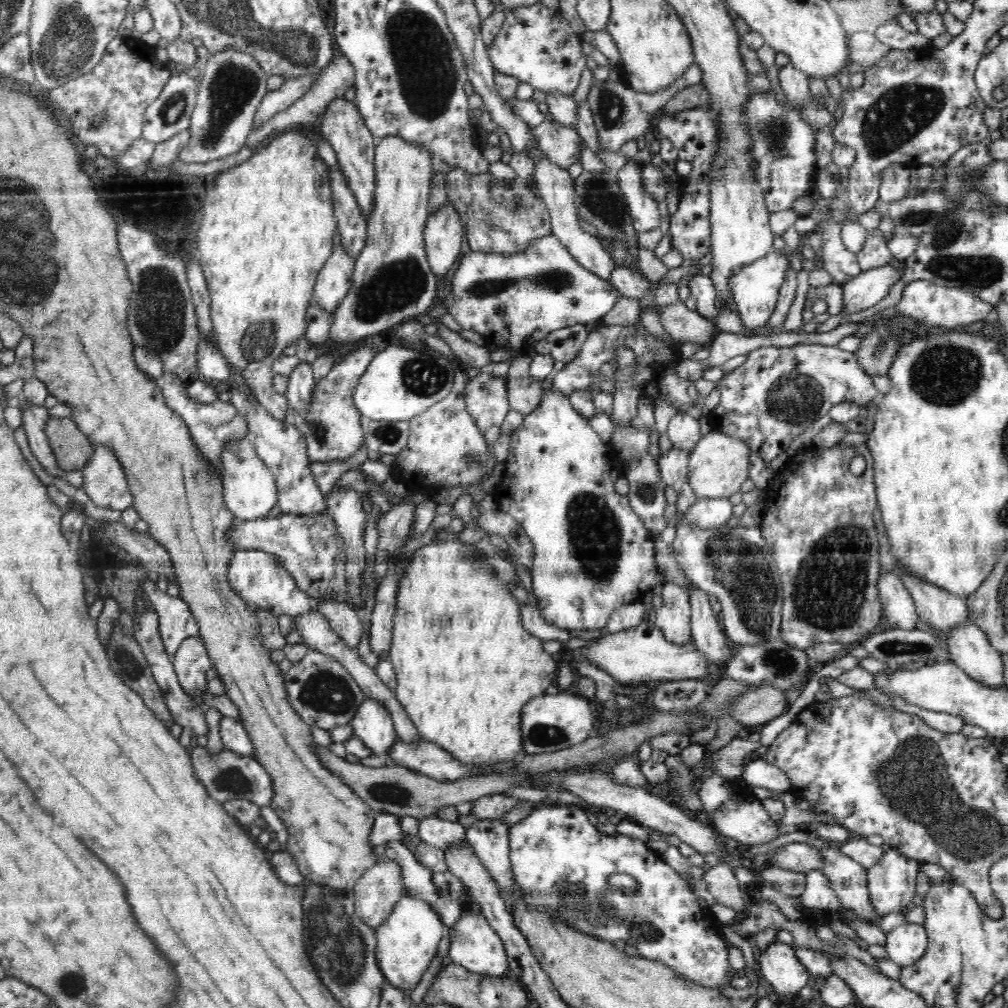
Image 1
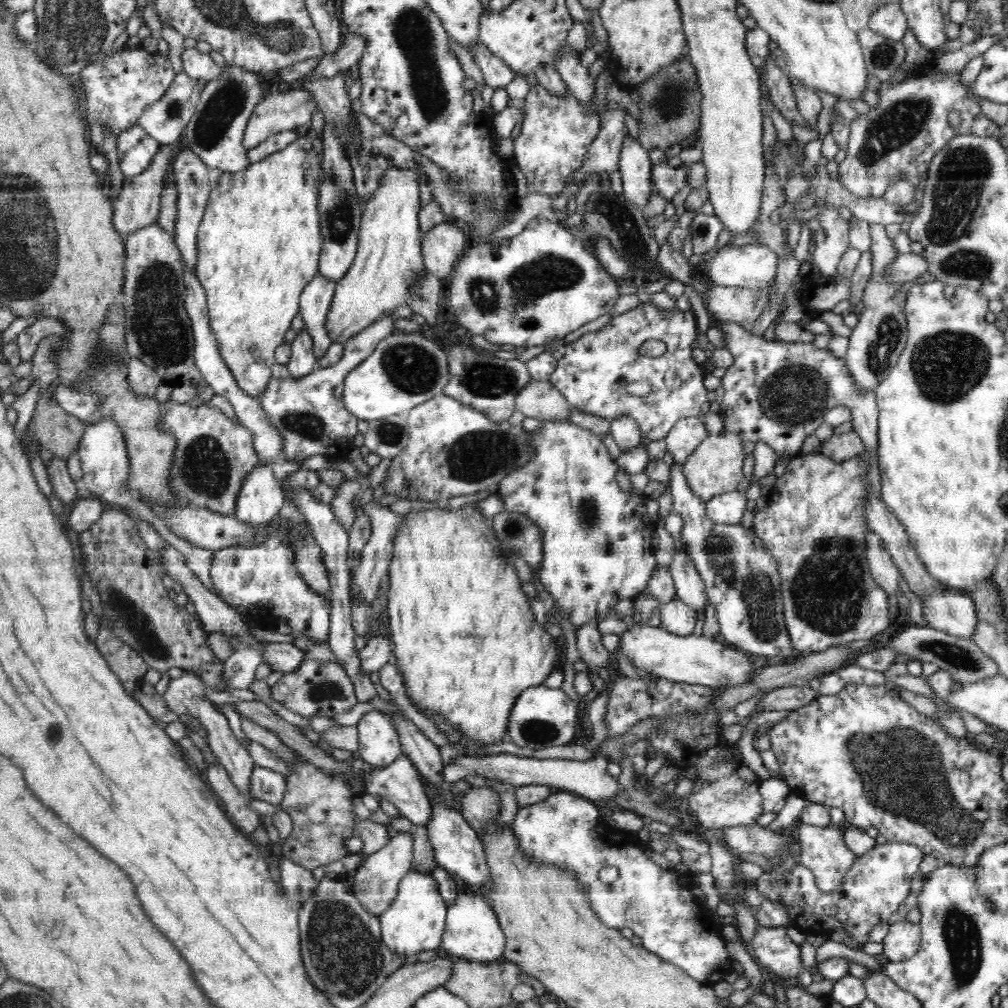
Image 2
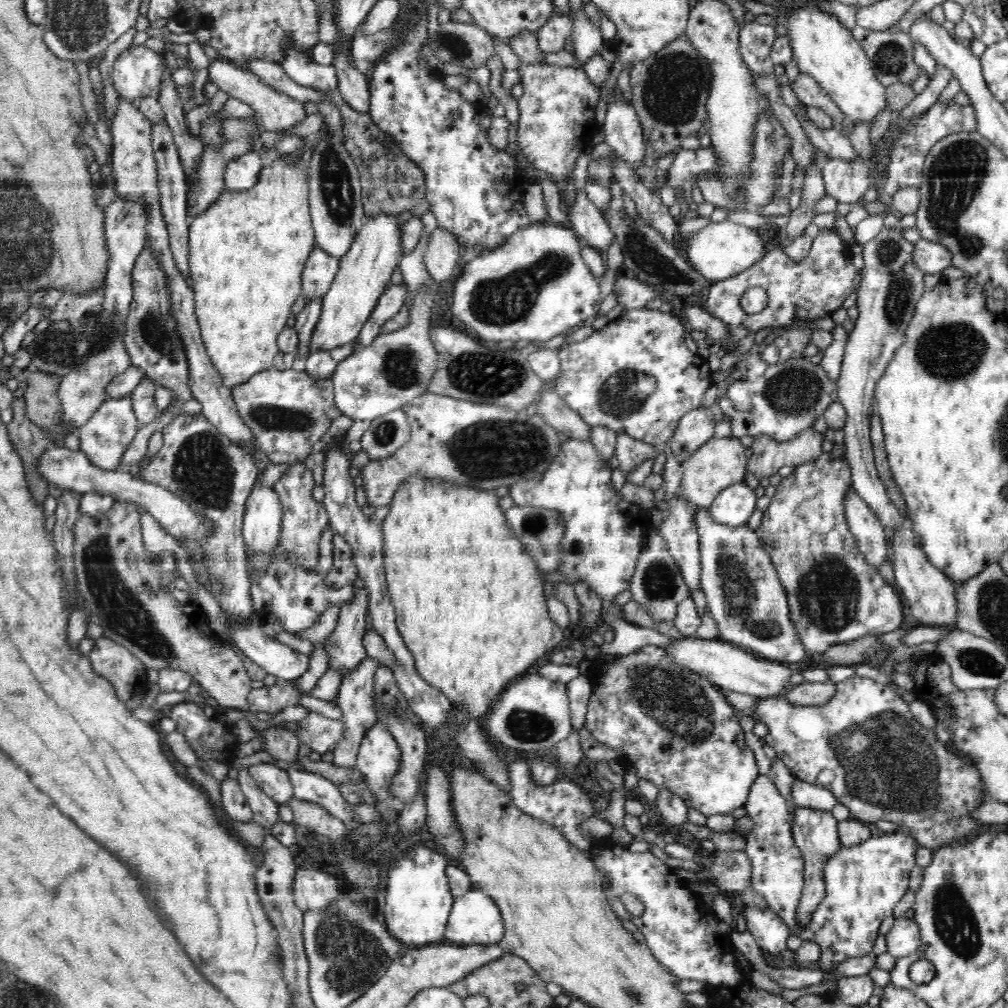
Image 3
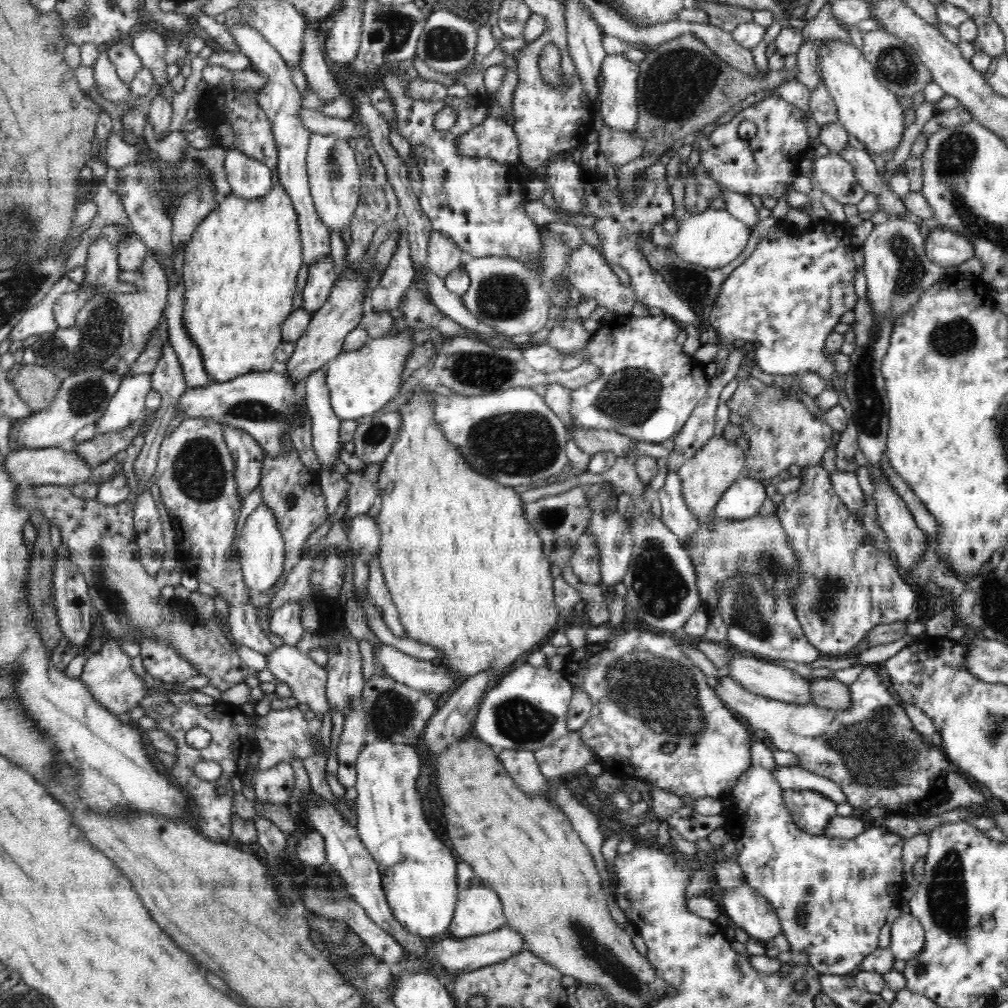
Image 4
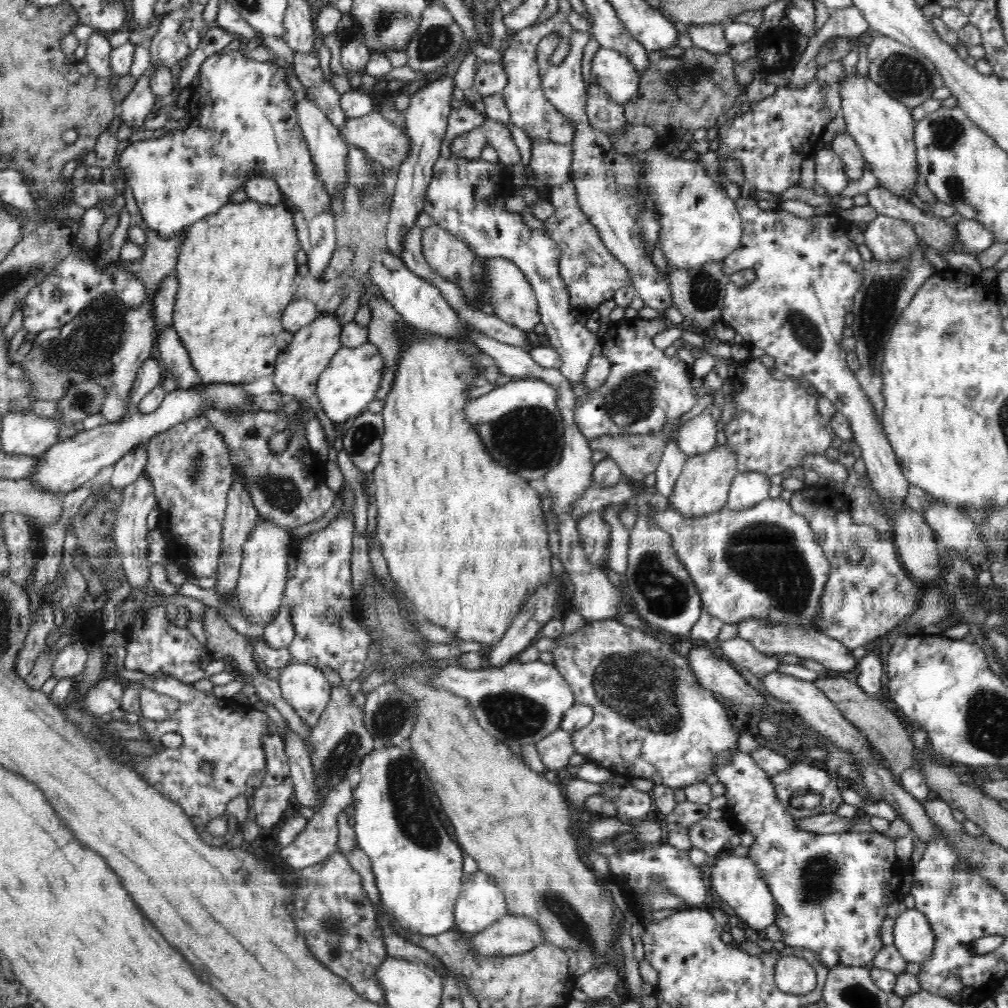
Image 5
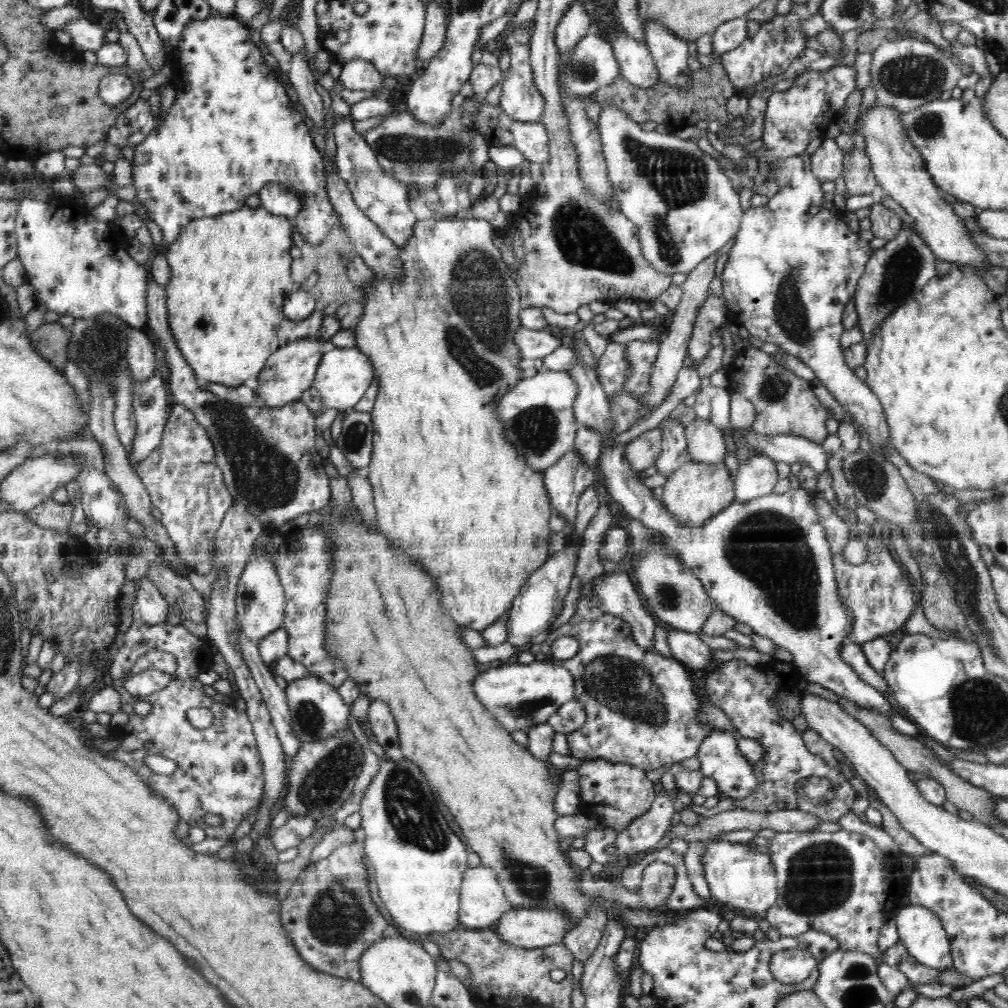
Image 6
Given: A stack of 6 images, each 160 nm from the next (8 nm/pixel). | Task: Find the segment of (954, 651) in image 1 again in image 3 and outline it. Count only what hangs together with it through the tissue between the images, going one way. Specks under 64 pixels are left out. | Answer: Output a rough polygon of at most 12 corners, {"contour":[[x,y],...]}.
{"contour":[[912,521],[894,530],[895,586],[923,625],[954,628],[957,583],[930,564]]}

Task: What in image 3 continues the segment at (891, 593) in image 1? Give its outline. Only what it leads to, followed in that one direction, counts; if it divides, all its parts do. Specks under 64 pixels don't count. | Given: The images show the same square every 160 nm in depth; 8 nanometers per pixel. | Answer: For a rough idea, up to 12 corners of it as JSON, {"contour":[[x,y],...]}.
{"contour":[[853,486],[844,511],[866,563],[888,558],[885,528]]}

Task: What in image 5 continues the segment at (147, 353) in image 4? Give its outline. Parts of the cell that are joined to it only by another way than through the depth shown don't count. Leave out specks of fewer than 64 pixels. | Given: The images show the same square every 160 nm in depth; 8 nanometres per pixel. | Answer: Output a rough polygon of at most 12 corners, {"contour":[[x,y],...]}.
{"contour":[[176,274],[160,282],[153,300],[155,329],[172,326],[179,282]]}

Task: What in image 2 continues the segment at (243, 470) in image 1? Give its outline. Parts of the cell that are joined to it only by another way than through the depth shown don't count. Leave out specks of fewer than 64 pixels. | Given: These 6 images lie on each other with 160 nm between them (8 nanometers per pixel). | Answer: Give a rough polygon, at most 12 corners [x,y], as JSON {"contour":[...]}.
{"contour":[[271,467],[244,478],[233,516],[264,527],[286,496]]}

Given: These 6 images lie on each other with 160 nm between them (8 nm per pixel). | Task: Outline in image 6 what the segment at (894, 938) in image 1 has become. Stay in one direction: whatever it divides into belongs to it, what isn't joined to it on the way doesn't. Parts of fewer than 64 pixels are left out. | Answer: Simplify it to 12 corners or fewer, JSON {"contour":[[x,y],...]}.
{"contour":[[905,905],[892,916],[918,967],[953,966],[937,914]]}

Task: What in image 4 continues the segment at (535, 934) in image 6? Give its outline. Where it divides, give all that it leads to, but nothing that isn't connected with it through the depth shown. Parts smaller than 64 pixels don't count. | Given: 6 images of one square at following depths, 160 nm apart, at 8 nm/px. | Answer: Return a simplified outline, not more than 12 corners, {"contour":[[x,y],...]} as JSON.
{"contour":[[508,926],[447,938],[428,950],[454,976],[491,966],[523,949]]}

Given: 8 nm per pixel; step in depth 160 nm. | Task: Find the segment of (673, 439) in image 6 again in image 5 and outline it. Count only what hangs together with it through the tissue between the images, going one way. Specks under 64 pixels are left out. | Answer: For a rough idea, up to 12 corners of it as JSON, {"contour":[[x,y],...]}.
{"contour":[[678,442],[666,443],[658,462],[656,492],[666,498],[689,457]]}

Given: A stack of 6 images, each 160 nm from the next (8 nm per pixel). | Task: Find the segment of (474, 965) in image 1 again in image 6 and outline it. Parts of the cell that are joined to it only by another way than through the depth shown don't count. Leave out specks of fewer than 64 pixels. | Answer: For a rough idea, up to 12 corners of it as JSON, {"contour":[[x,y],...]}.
{"contour":[[466,870],[461,928],[492,928],[511,909],[495,870]]}

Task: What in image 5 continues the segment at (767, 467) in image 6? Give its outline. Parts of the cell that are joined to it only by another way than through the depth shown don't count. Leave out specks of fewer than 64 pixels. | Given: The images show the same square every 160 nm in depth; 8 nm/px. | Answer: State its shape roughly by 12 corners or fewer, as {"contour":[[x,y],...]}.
{"contour":[[739,473],[725,506],[744,510],[766,500],[770,478]]}

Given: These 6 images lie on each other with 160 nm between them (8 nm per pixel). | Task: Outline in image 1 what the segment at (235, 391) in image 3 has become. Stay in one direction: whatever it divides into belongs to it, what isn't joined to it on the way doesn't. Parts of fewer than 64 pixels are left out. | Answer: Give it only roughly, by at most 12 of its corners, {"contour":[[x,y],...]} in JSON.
{"contour":[[360,346],[320,382],[308,411],[284,422],[312,462],[344,461],[365,446],[353,396],[374,355]]}

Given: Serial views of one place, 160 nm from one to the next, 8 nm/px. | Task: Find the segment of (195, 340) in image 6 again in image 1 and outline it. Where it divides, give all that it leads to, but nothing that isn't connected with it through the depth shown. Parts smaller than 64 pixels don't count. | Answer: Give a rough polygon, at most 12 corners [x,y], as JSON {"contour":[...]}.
{"contour":[[286,130],[206,191],[195,254],[218,349],[284,421],[337,221]]}

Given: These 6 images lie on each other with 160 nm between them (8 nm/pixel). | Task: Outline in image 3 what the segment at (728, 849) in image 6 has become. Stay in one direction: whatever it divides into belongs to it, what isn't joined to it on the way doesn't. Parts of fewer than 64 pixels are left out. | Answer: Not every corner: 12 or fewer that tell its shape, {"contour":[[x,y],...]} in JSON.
{"contour":[[770,909],[742,912],[758,946],[781,956],[791,936]]}

